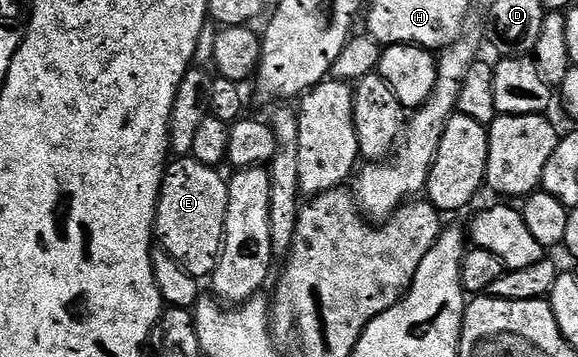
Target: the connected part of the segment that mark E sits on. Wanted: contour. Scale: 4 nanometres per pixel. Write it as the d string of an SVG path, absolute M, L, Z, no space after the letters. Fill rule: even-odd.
M195 157L171 160L162 177L162 190L158 196L158 210L154 220L157 244L180 267L199 279L209 278L222 255L222 236L226 233L228 211L228 181L212 165L200 163Z

